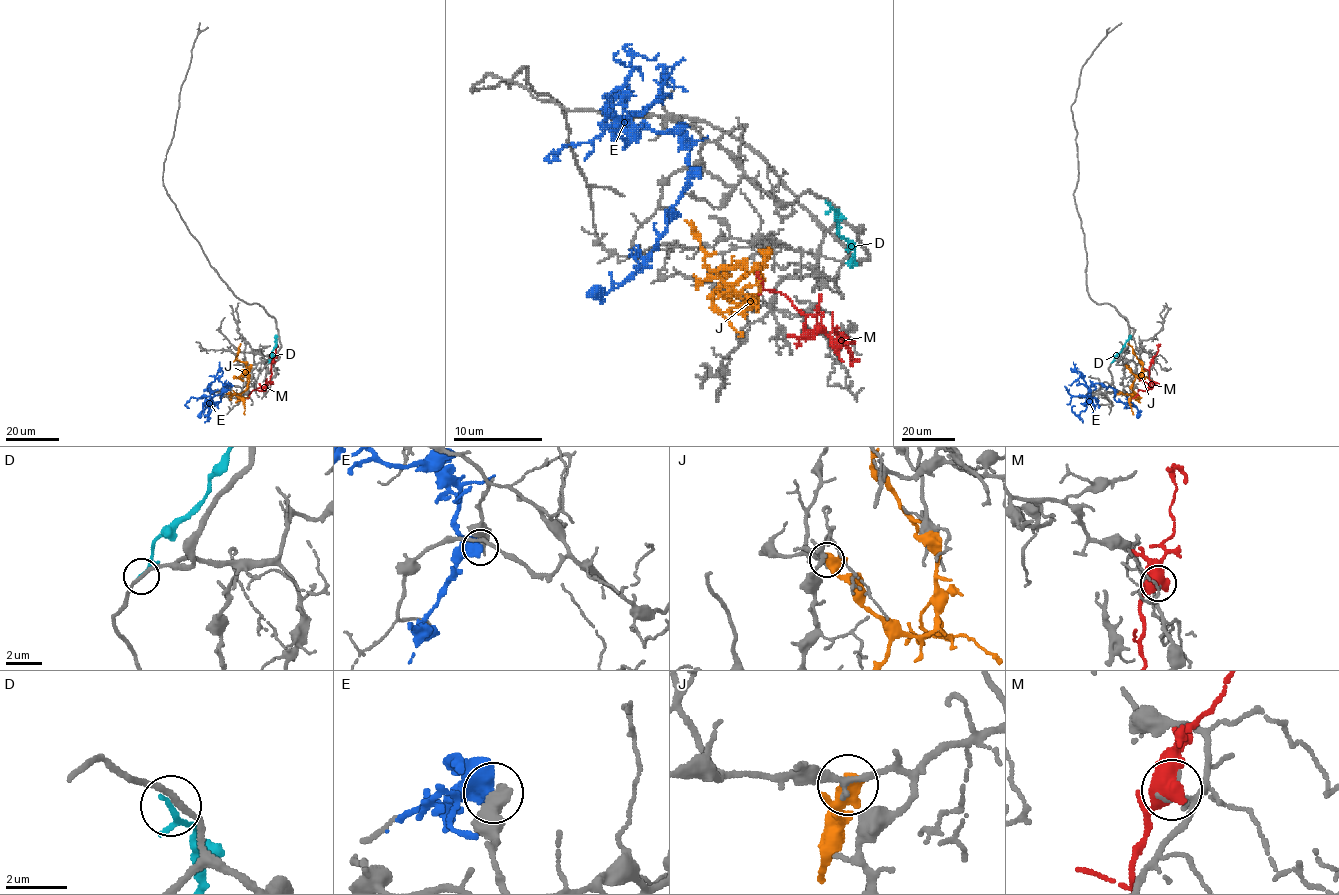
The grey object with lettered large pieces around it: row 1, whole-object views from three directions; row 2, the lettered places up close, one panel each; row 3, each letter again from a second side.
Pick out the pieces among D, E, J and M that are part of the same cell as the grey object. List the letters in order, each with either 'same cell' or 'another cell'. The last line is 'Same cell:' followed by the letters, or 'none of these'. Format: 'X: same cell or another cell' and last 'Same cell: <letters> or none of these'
D: another cell
E: another cell
J: another cell
M: another cell
Same cell: none of these

